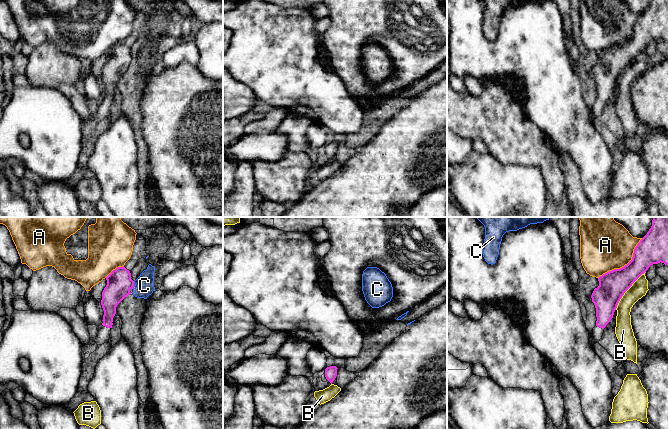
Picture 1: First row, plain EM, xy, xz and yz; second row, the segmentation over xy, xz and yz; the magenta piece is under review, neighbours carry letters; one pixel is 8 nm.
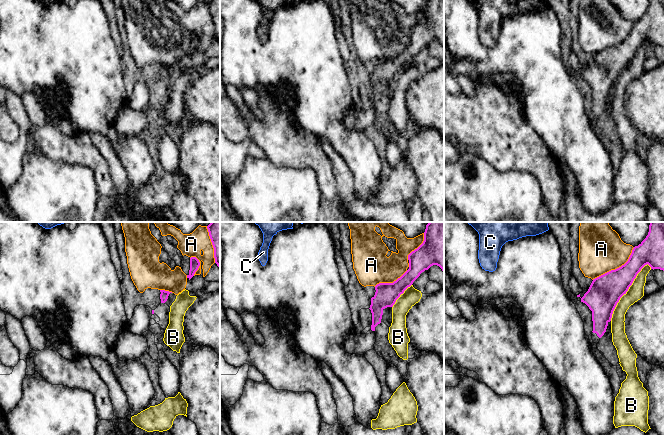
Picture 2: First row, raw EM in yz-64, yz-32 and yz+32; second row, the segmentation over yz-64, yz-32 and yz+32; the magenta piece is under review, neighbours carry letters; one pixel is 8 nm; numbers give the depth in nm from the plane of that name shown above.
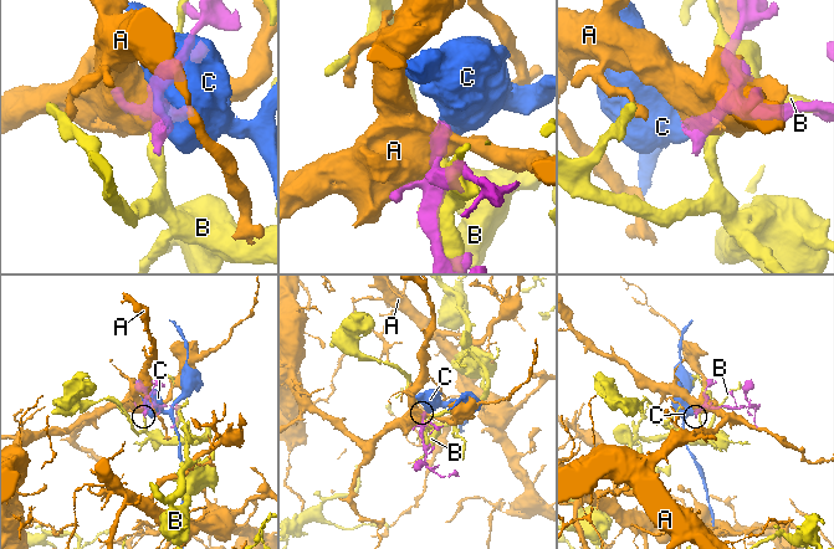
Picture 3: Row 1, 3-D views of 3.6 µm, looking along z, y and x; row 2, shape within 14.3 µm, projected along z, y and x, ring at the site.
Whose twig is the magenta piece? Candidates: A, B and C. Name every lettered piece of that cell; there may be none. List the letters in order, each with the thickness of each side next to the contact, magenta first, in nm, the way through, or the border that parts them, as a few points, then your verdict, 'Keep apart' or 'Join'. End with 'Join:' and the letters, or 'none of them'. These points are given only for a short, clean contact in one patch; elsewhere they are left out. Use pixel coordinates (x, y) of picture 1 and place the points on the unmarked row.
A: Thickness 240 nm (magenta) against 380 nm. Keep apart
B: Thickness 220 nm (magenta) against 140 nm. Keep apart
C: Thickness 200 nm (magenta) against 160 nm. Boundary: xy (134, 57), (132, 64). Keep apart
Join: none of them

